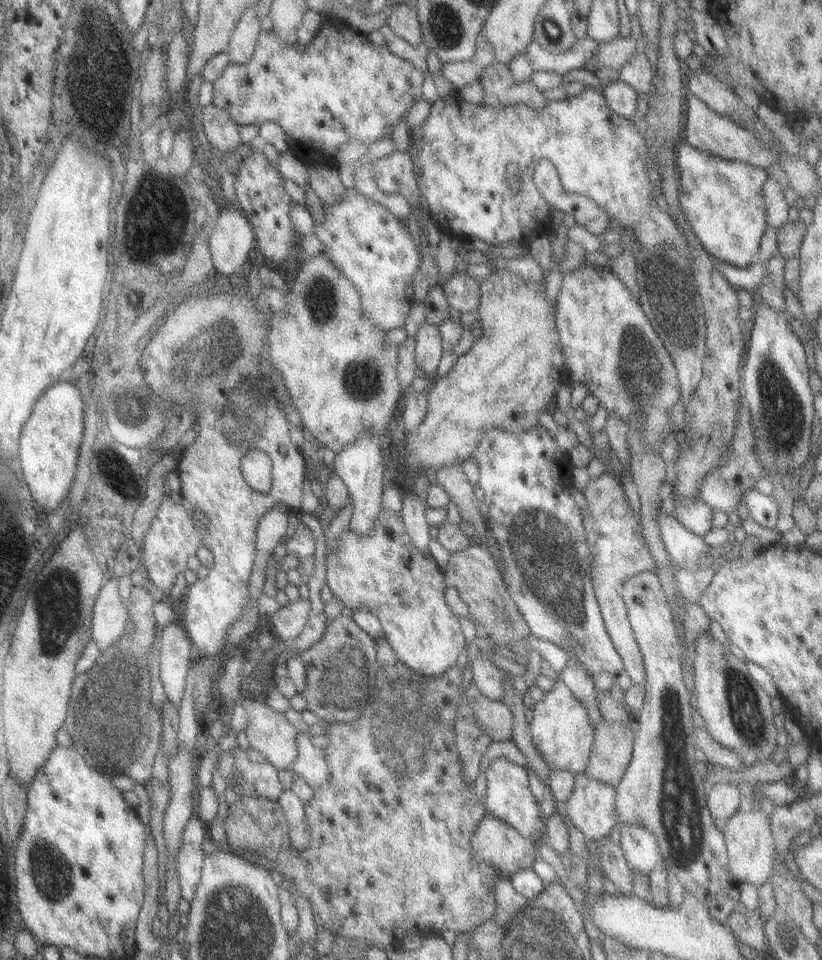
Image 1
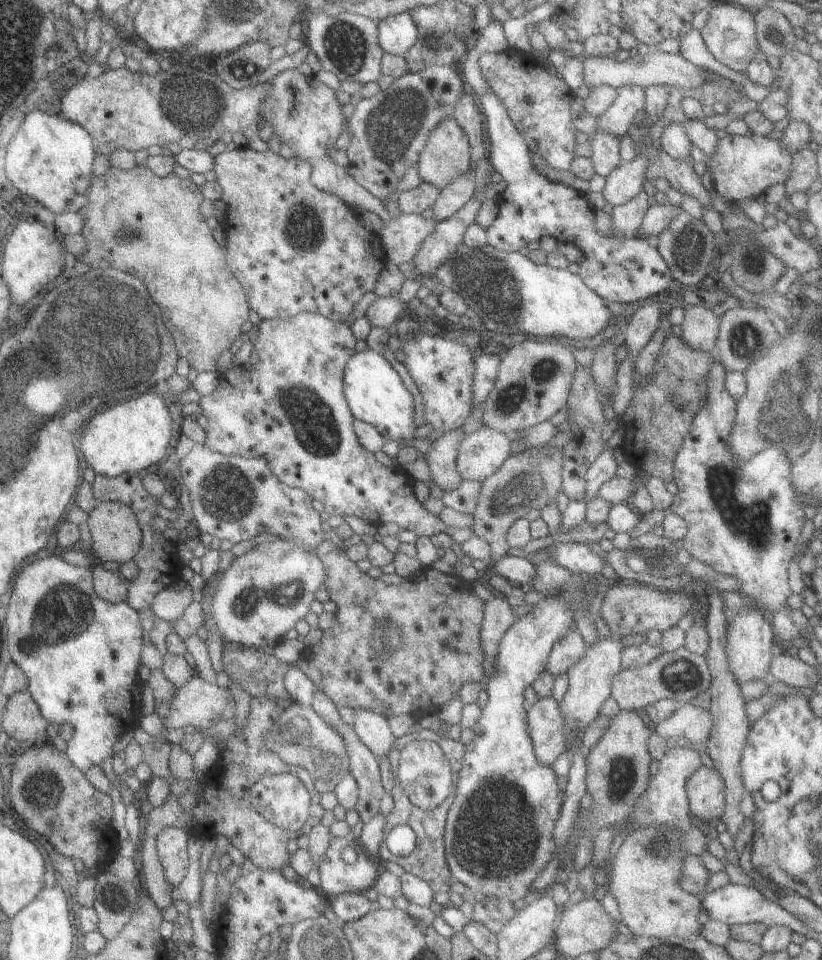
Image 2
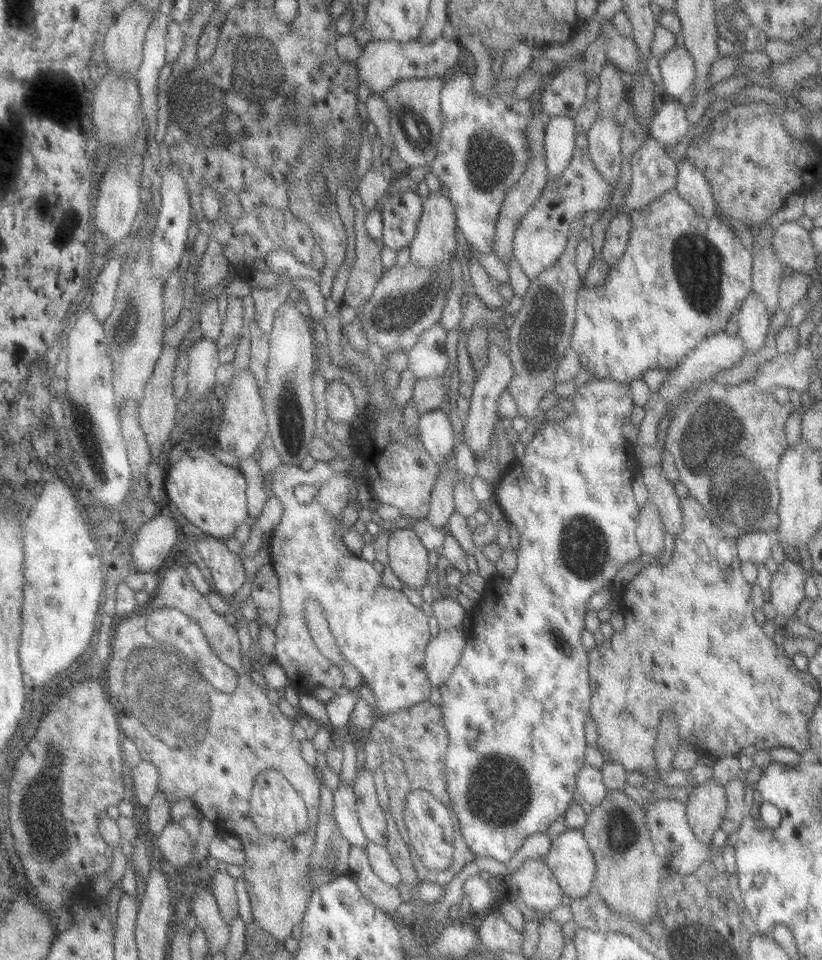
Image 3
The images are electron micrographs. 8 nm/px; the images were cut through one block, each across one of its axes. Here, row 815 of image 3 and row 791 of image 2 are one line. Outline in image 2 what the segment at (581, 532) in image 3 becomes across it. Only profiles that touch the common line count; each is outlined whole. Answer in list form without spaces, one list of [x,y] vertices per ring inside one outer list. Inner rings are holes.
[[[577,590],[573,602],[569,602],[569,598],[563,598],[561,594],[541,595],[525,616],[515,618],[497,644],[493,672],[485,679],[487,702],[480,709],[477,722],[469,728],[469,735],[463,739],[463,762],[458,779],[454,781],[451,806],[447,810],[443,831],[445,862],[451,873],[450,880],[461,882],[473,894],[479,892],[484,897],[505,898],[517,904],[530,889],[537,874],[554,856],[556,846],[552,828],[559,816],[563,793],[557,788],[557,779],[551,767],[543,766],[535,760],[525,726],[526,710],[522,692],[525,686],[531,685],[545,671],[551,648],[561,642],[561,638],[565,638],[569,630],[576,630],[573,624],[573,604],[577,602],[581,610],[588,612],[596,594],[596,590]]]

